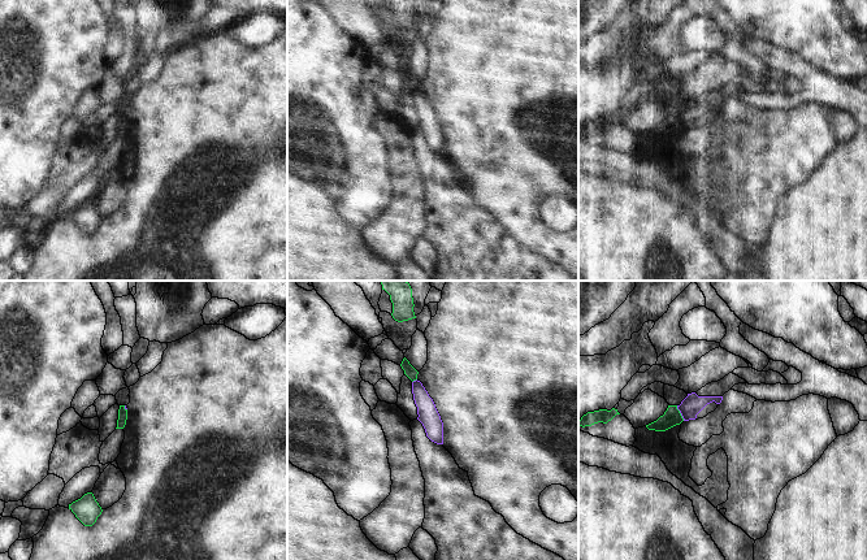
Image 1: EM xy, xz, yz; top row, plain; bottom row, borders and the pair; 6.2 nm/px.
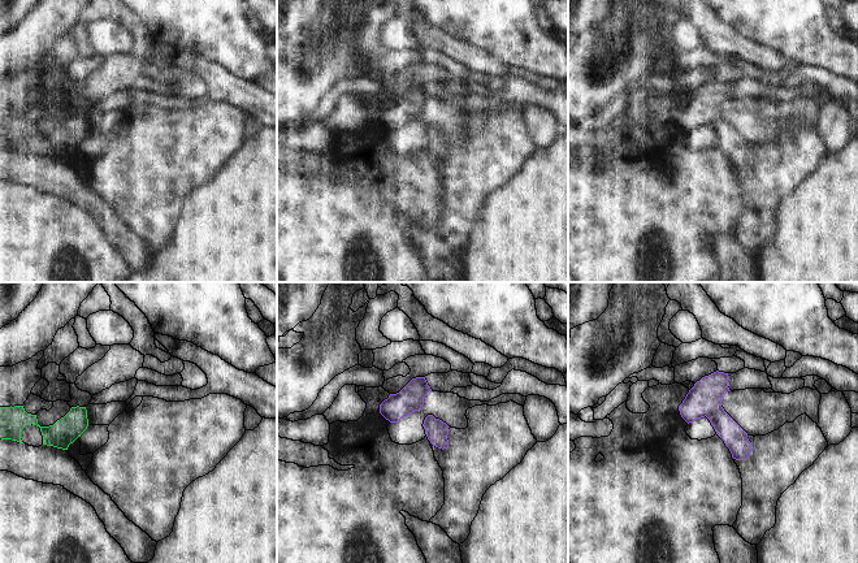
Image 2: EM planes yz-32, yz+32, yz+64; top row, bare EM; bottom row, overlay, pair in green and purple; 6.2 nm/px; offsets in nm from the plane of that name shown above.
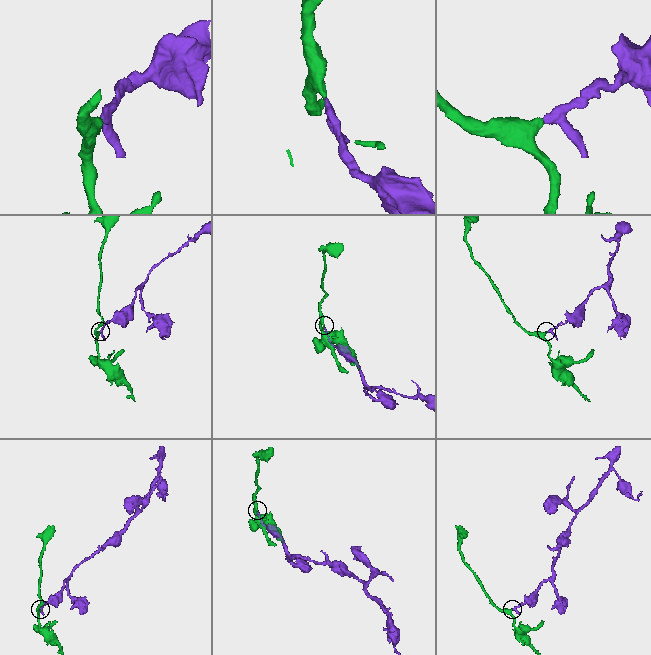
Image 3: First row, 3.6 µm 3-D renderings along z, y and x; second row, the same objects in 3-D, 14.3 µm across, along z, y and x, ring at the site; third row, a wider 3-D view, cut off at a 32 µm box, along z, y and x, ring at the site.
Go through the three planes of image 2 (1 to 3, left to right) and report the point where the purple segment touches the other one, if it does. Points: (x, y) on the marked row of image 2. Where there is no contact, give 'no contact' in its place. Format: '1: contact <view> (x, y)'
1: no contact
2: no contact
3: no contact

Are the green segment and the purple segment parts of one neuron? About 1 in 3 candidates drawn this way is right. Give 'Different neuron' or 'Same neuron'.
Different neuron.

